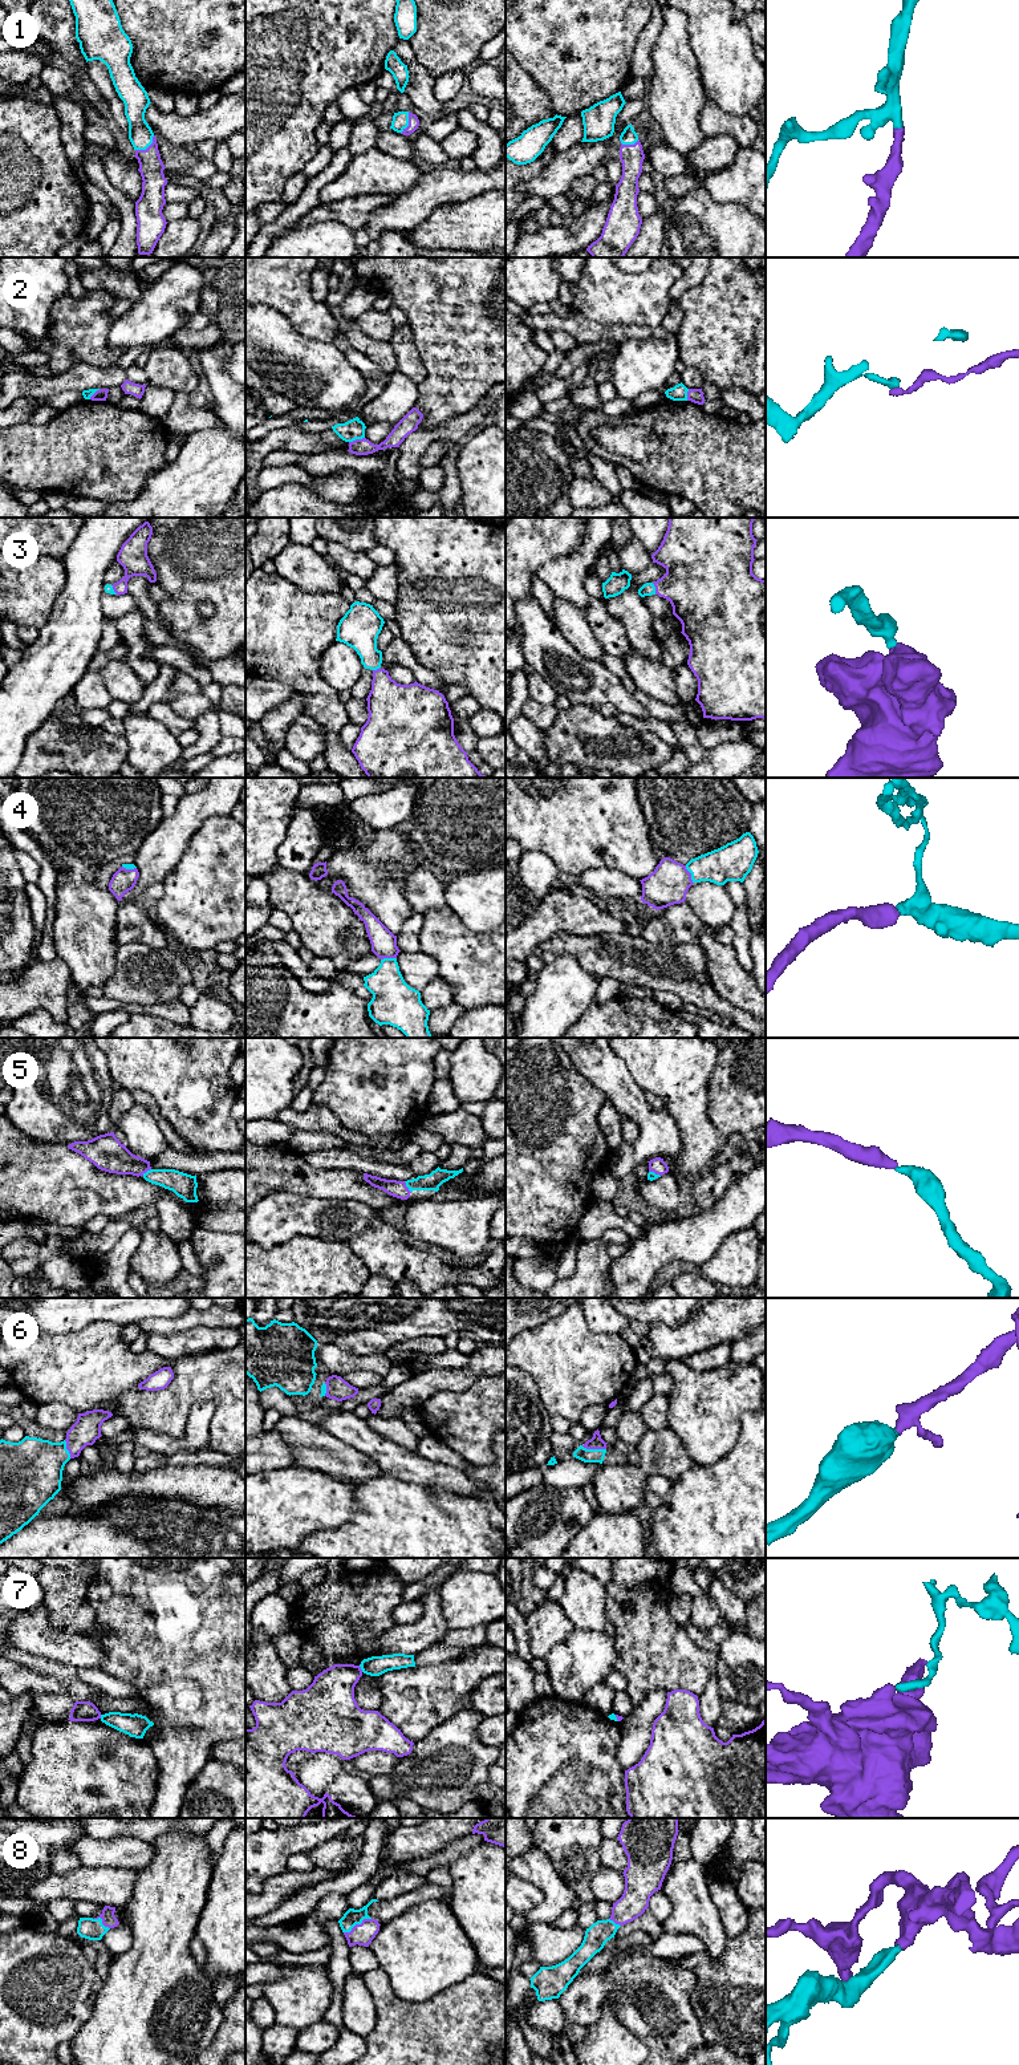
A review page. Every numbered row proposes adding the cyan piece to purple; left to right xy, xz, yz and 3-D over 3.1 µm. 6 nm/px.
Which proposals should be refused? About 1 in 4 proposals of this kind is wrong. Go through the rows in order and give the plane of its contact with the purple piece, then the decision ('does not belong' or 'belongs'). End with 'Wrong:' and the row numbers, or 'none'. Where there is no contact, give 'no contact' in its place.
1: contact in xy; belongs
2: contact in xz; does not belong
3: contact in yz; belongs
4: contact in yz; belongs
5: contact in xz; belongs
6: contact in yz; belongs
7: contact in xz; does not belong
8: contact in xz; belongs
Wrong: 2, 7

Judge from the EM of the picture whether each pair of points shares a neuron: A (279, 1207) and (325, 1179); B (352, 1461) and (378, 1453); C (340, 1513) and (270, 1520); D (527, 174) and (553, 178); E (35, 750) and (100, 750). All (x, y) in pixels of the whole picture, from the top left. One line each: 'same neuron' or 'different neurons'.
A: different neurons
B: different neurons
C: same neuron
D: different neurons
E: same neuron

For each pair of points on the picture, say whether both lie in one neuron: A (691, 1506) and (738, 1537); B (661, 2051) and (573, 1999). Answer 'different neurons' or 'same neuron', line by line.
A: same neuron
B: same neuron

